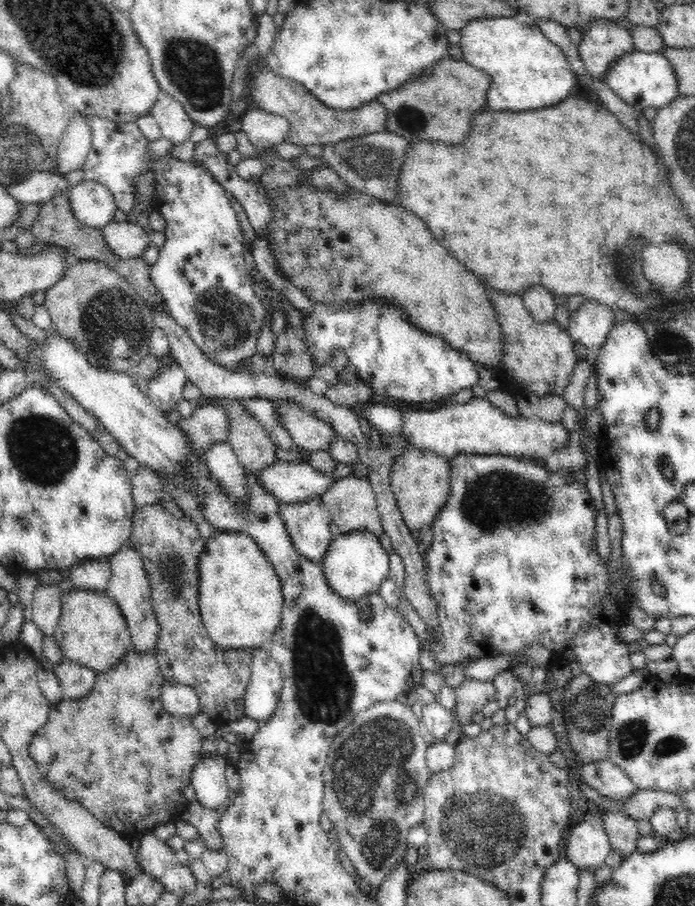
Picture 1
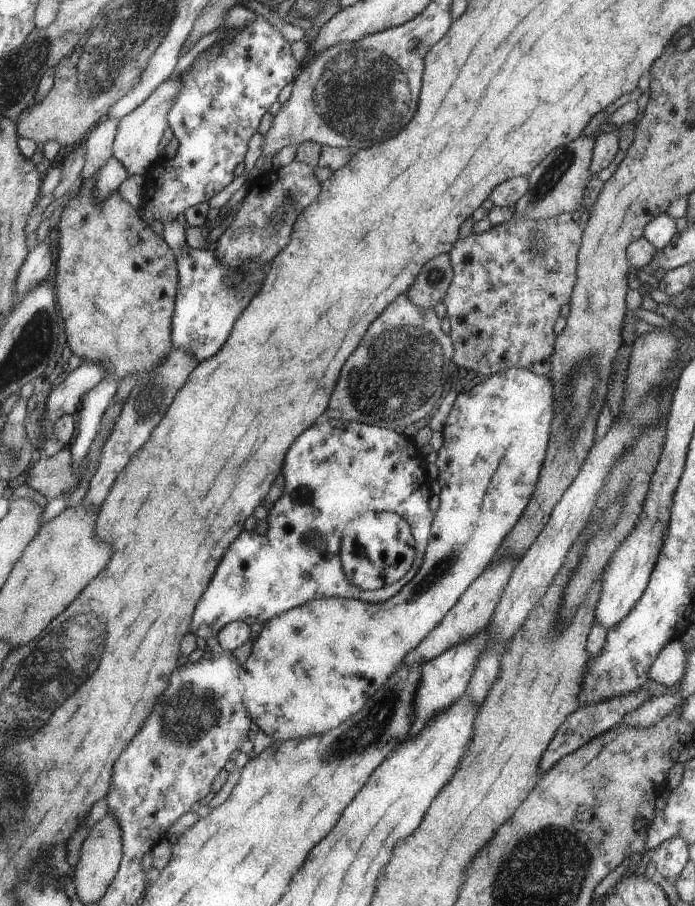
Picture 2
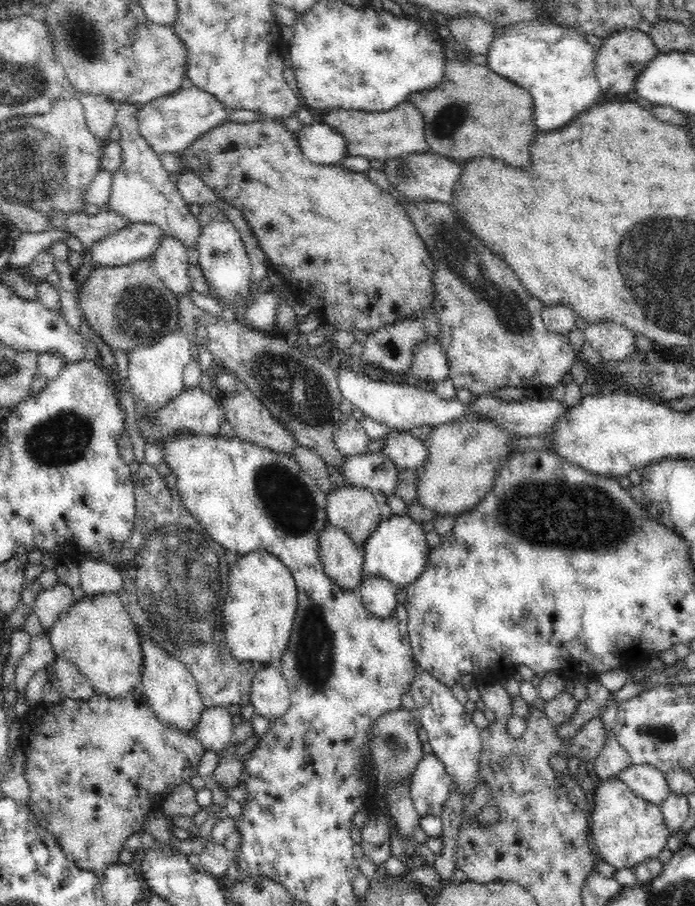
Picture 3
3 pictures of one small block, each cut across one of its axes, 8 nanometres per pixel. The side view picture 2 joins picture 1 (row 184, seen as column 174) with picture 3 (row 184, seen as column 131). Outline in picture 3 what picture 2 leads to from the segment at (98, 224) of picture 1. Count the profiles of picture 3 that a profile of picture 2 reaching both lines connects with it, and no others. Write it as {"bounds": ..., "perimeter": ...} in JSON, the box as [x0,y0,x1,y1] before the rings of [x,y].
{"bounds":[100,103,202,249],"perimeter":[[[118,103],[115,125],[119,127],[122,147],[122,164],[112,172],[112,194],[100,211],[116,211],[131,223],[145,222],[158,225],[168,236],[179,240],[187,249],[198,248],[198,236],[202,223],[189,209],[176,184],[170,180],[169,172],[162,166],[156,154],[137,129],[137,110],[134,103]]]}

